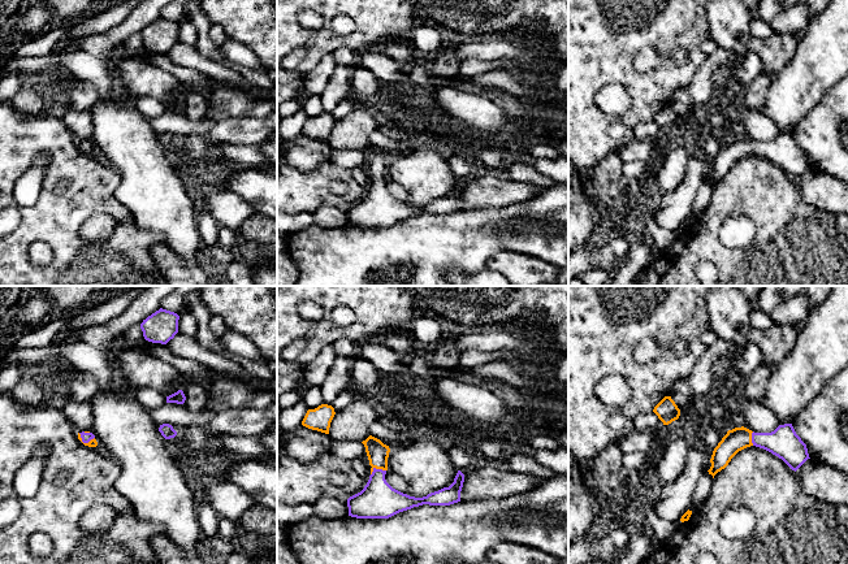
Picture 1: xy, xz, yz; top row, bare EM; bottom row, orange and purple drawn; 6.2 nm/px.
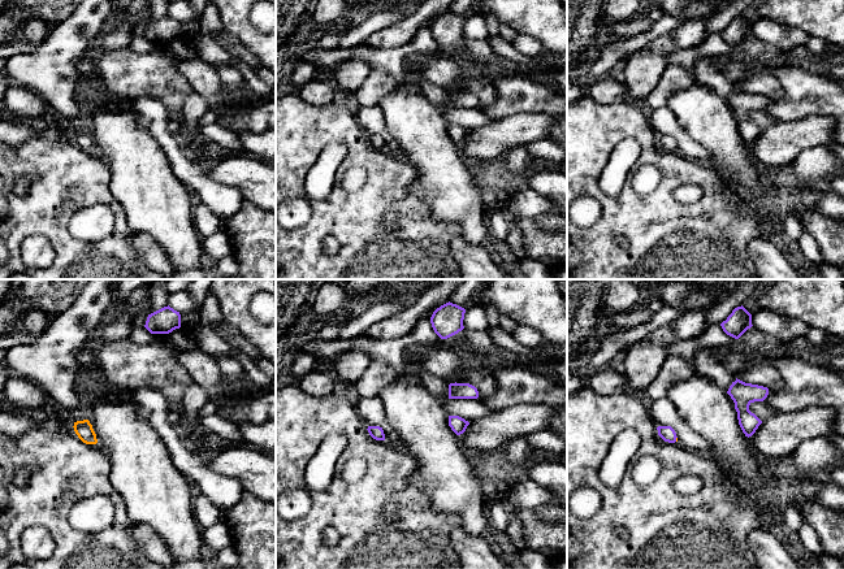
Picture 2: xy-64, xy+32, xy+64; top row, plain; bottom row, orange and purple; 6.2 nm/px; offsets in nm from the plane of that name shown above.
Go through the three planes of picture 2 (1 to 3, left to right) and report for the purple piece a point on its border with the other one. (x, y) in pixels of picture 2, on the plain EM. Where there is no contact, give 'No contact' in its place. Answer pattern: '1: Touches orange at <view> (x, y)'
1: No contact
2: No contact
3: Touches orange at xy+64 (676, 148)

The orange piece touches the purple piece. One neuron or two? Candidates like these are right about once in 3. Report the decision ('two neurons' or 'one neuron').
one neuron

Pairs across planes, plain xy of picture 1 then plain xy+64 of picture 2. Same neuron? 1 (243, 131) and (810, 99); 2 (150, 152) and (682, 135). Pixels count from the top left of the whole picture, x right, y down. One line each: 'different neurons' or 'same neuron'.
1: different neurons
2: different neurons

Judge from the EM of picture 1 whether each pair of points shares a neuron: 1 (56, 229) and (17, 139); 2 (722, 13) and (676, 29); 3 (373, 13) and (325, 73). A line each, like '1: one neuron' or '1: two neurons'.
1: one neuron
2: two neurons
3: two neurons

